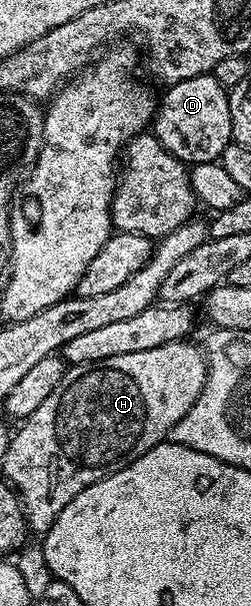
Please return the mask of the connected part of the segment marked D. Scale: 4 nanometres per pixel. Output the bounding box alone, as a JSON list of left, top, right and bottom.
[154,74,233,166]

